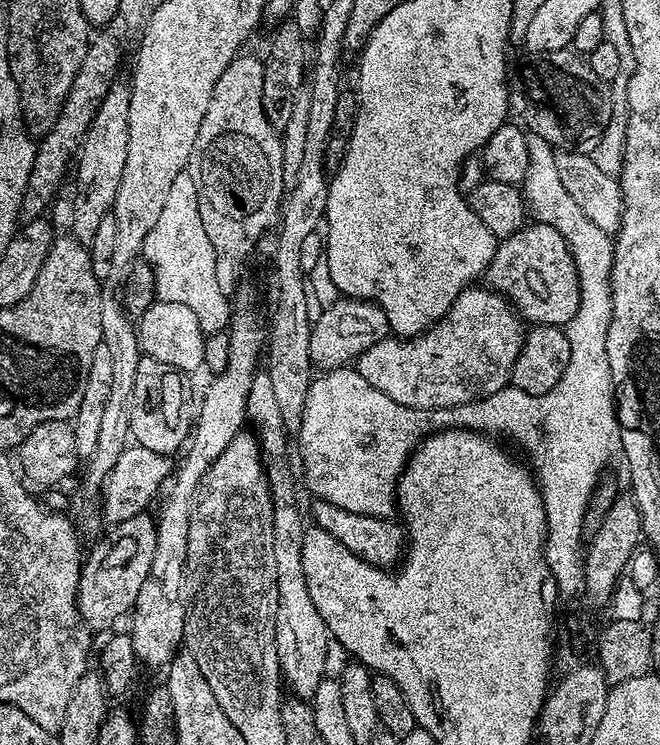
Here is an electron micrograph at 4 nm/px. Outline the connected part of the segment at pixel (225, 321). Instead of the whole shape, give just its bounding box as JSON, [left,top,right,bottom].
[142,170,229,334]

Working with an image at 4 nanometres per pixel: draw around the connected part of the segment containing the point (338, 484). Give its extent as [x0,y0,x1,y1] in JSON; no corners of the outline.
[298,134,618,597]

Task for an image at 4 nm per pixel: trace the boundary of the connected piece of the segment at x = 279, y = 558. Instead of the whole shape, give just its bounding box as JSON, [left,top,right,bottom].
[267,461,330,701]

